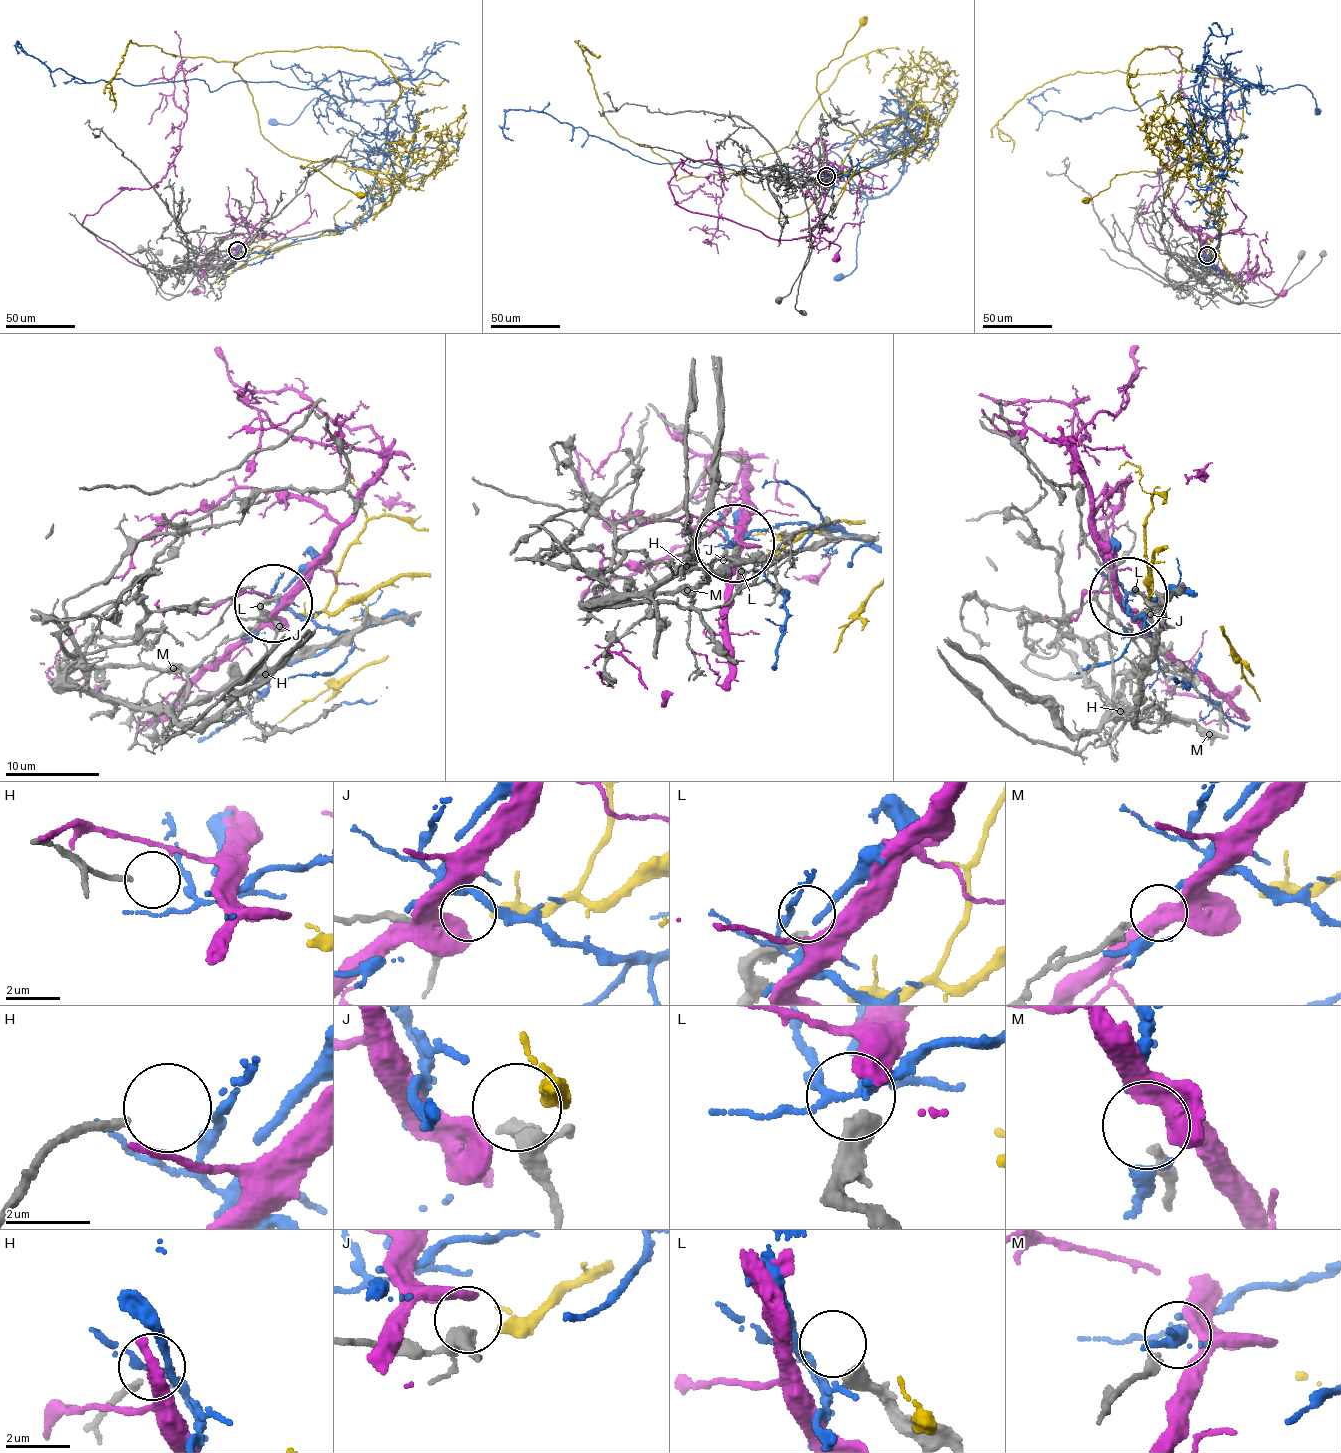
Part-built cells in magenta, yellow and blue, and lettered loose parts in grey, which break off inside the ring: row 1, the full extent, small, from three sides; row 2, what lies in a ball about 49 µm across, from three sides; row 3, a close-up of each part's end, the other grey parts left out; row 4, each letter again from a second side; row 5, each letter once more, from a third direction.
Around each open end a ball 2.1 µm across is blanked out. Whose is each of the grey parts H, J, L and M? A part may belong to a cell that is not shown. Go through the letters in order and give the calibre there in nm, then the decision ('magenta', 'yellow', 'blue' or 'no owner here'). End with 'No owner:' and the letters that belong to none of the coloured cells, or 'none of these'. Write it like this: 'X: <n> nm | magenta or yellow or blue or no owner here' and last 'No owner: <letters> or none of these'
H: 190 nm | no owner here
J: 320 nm | no owner here
L: 550 nm | no owner here
M: 280 nm | no owner here
No owner: H, J, L, M

